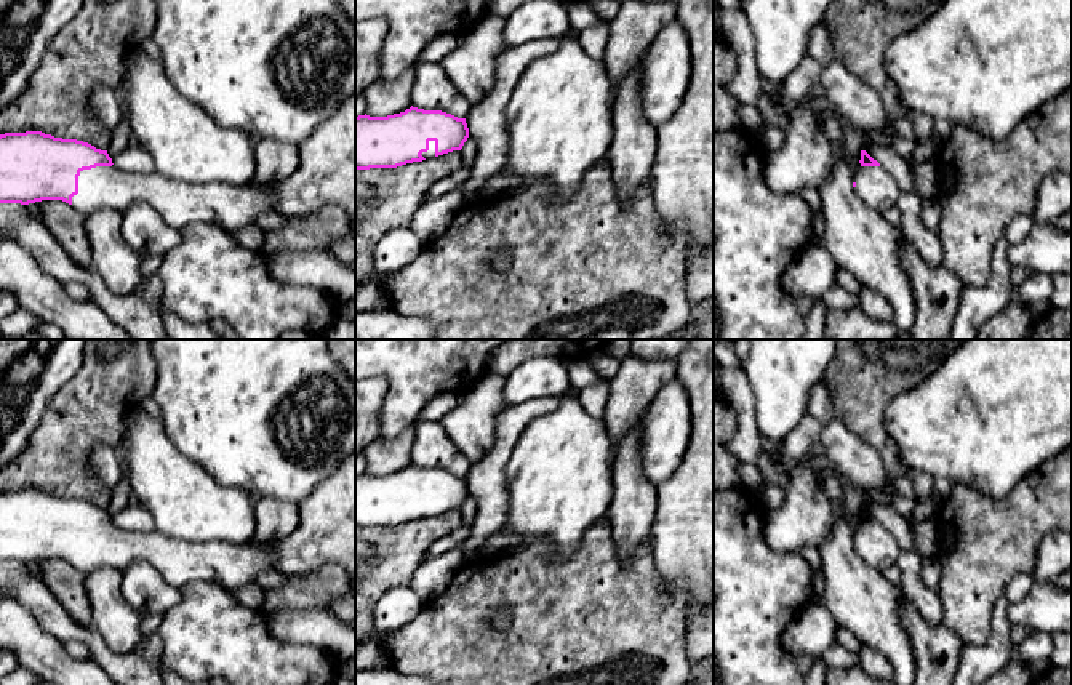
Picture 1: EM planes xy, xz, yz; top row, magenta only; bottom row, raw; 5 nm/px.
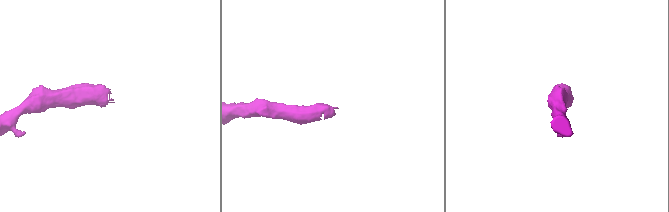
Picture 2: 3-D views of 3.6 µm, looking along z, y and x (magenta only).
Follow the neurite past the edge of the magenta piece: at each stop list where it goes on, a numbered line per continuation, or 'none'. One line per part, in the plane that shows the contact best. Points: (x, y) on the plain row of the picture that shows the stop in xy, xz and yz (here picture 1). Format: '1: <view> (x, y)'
1: xy (234, 565)

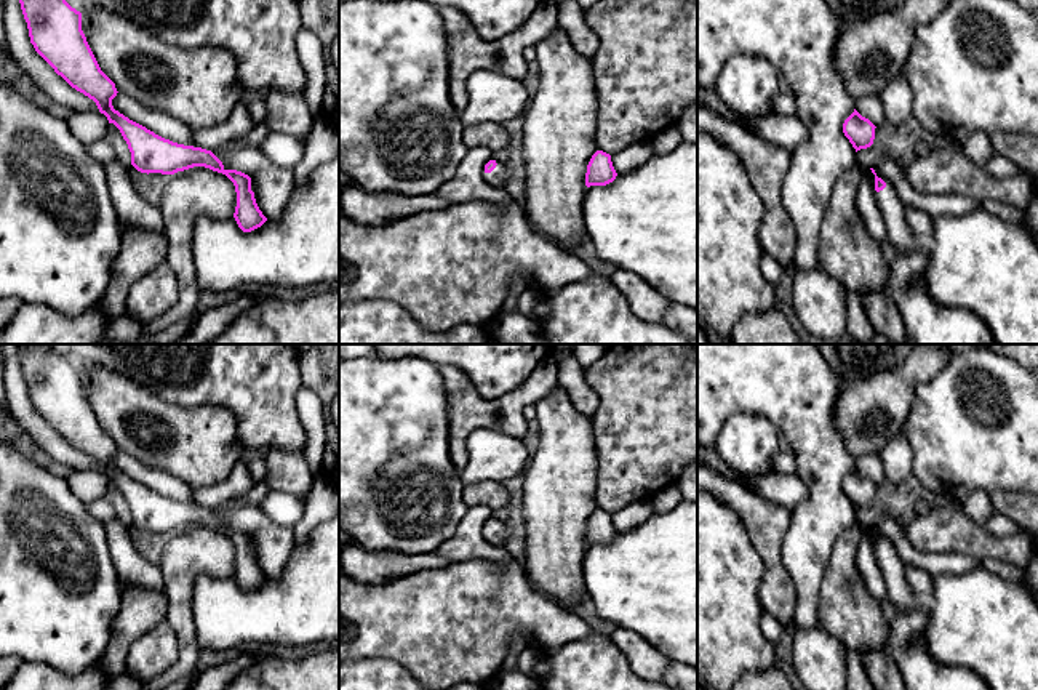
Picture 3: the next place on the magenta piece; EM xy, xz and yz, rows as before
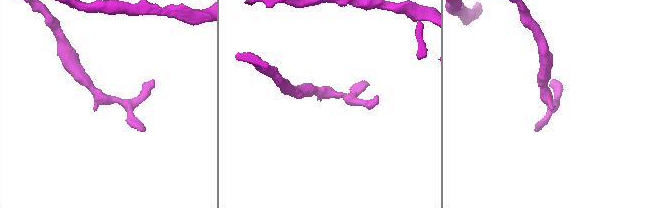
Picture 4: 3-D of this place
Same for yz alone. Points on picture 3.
1: yz (901, 597)

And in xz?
1: xz (499, 535)

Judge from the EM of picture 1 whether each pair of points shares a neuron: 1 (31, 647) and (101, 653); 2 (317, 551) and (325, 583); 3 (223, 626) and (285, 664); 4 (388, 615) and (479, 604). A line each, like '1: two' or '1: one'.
1: two
2: two
3: one
4: two

